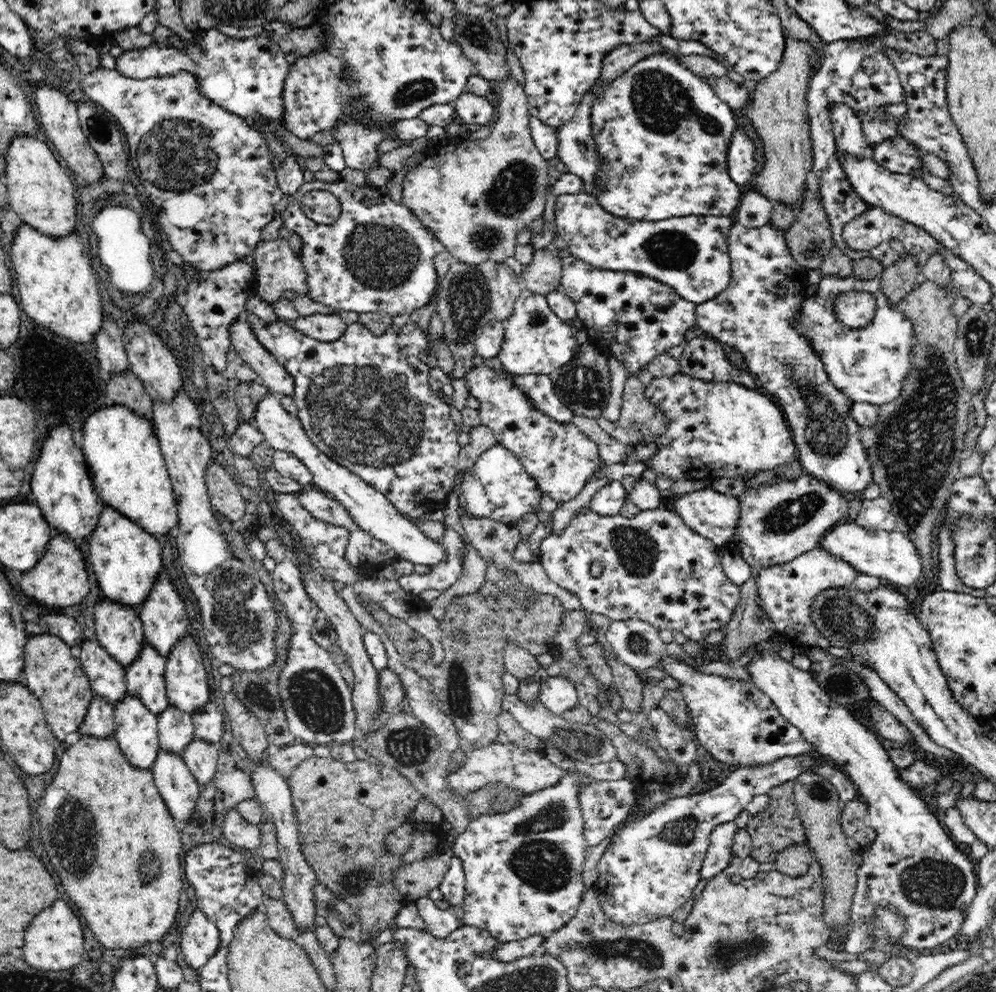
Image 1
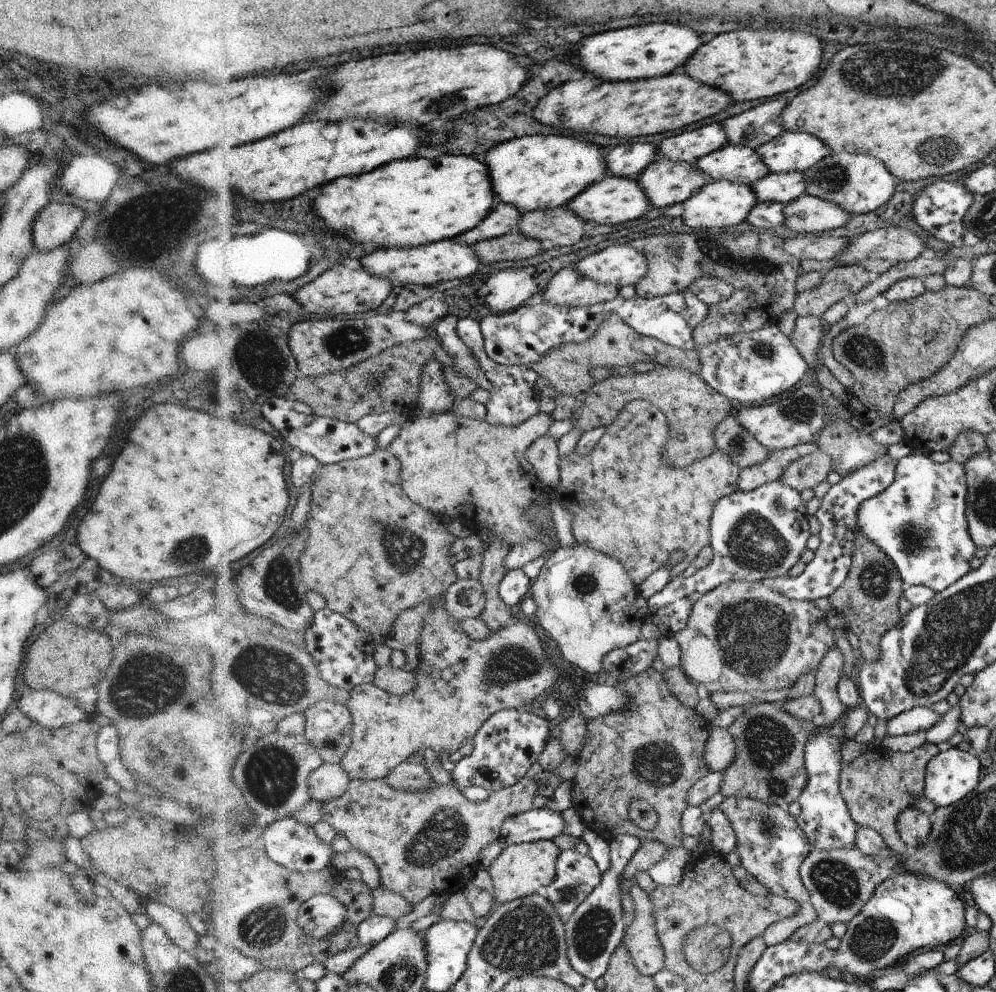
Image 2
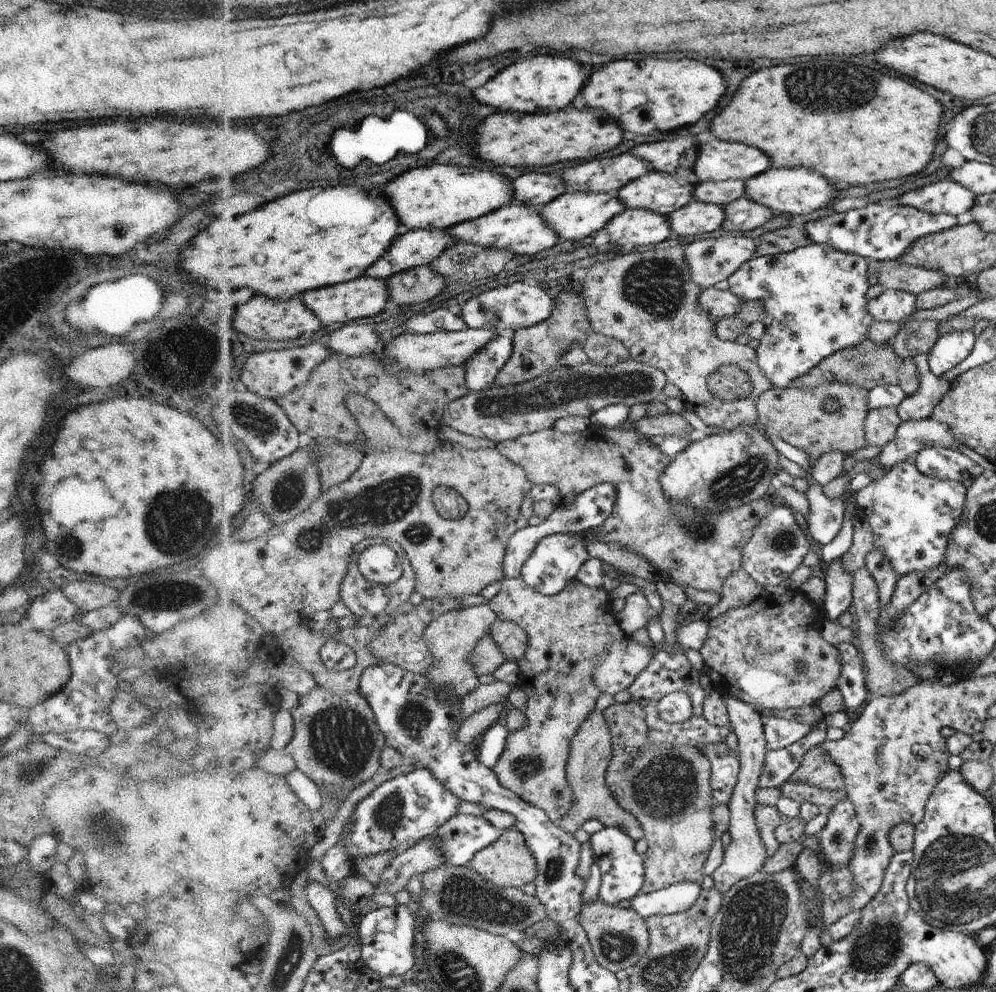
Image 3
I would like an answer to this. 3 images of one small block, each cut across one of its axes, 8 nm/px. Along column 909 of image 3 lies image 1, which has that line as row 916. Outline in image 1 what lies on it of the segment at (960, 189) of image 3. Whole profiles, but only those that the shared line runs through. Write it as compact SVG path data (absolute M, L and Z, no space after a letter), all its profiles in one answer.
M196 908L182 930L180 946L188 966L199 970L219 951L220 931L205 912Z

